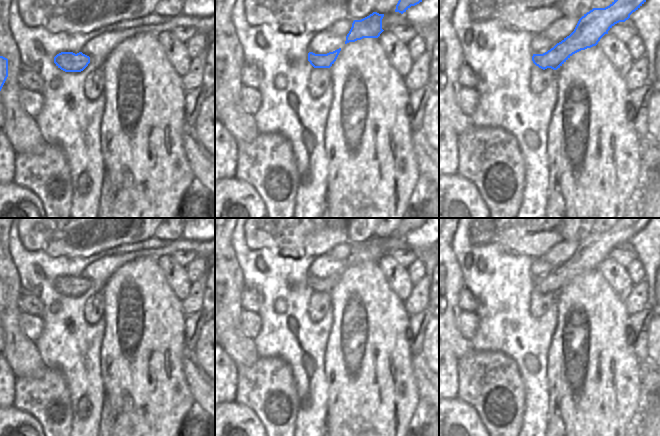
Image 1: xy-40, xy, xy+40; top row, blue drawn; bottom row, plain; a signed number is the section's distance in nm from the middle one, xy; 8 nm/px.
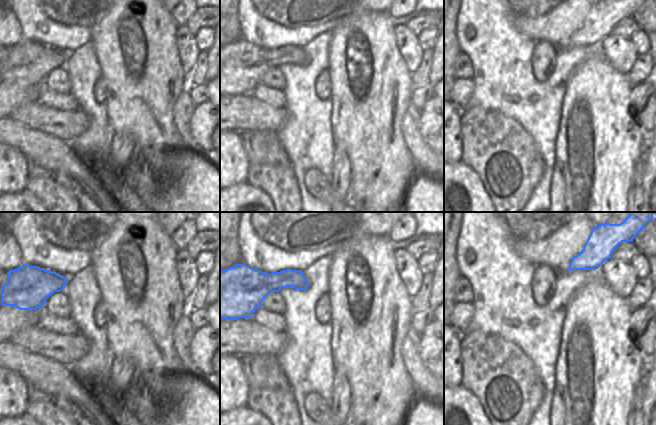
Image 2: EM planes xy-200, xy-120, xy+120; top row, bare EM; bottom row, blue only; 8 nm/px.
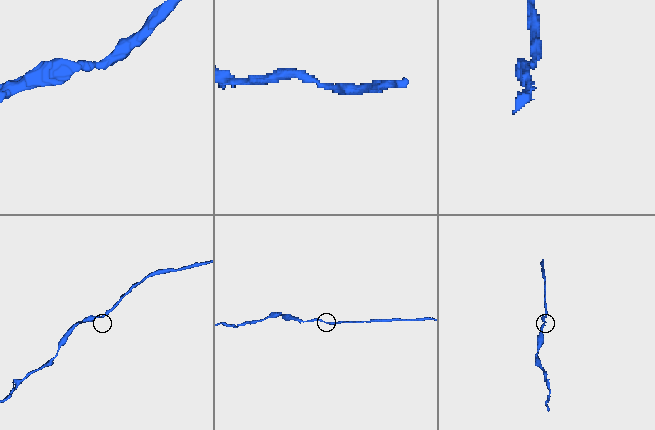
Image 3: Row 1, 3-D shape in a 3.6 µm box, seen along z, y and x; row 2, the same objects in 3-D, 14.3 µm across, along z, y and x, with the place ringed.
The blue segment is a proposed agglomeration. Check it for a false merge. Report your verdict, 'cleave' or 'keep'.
keep

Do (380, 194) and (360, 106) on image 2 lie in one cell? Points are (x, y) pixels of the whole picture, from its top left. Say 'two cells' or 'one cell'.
one cell

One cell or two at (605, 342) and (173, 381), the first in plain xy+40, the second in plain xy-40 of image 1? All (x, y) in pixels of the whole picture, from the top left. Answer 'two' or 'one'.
one

